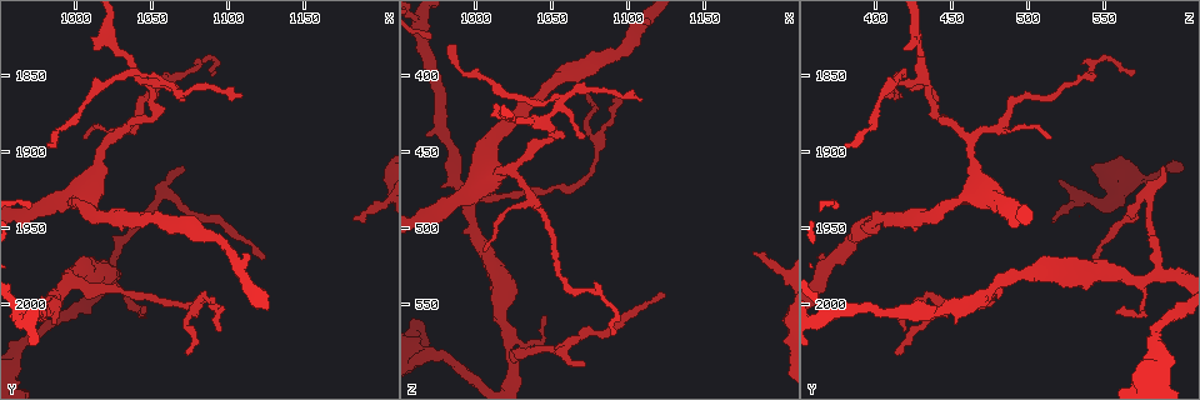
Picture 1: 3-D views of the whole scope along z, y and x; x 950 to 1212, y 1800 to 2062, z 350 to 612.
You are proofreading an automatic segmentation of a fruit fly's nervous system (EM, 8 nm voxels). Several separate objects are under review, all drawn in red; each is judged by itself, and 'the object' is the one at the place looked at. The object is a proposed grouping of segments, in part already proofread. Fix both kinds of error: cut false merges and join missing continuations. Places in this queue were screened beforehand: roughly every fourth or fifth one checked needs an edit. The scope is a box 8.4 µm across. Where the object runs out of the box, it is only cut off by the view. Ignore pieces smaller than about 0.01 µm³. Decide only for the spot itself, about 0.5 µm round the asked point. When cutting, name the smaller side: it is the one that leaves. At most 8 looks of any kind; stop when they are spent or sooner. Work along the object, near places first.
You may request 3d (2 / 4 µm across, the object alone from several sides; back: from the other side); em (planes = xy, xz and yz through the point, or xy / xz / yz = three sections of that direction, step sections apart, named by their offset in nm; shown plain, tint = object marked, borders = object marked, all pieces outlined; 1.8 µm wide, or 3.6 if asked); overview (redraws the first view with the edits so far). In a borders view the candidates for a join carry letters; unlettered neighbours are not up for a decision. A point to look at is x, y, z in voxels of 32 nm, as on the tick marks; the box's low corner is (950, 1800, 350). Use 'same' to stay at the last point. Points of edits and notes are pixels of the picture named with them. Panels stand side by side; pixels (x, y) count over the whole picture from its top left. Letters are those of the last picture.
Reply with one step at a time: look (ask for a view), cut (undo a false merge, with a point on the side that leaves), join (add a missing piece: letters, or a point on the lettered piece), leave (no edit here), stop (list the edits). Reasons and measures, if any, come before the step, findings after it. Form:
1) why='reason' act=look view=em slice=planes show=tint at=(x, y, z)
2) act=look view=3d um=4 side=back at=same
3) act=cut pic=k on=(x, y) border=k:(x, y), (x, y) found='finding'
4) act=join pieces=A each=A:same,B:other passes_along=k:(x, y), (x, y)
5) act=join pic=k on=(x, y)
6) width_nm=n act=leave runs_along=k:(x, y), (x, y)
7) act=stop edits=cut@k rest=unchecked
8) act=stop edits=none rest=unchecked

why='tapers out' act=look view=3d um=2 at=(1184, 1944, 516)

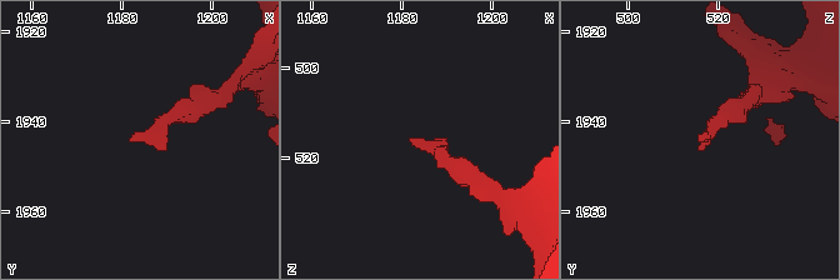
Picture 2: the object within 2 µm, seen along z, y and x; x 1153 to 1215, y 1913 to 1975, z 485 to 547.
act=look view=em slice=planes show=borders at=(1182, 1945, 516)

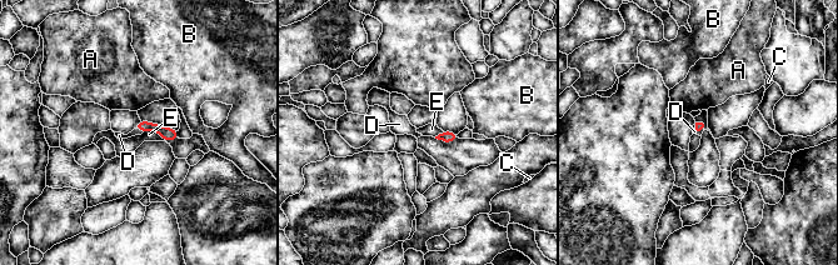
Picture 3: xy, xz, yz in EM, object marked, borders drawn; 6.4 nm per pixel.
act=join pieces=D each=A:other,B:other,C:other,D:same,E:other found='the neuron continues'

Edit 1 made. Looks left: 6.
why='an open end' act=look view=3d um=4 side=back at=(1072, 1910, 586)

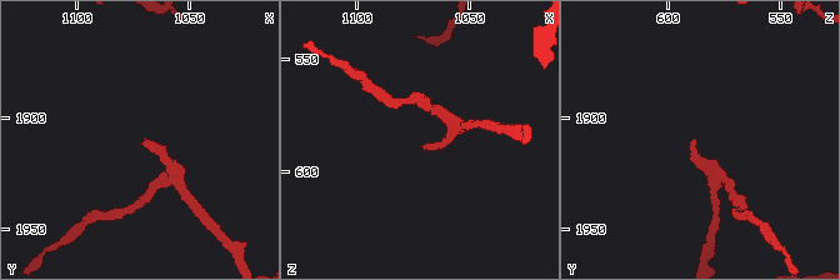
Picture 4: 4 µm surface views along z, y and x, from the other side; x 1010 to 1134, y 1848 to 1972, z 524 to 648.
why='now the EM' act=look view=em slice=xz step=16 show=borders at=(1072, 1910, 589)

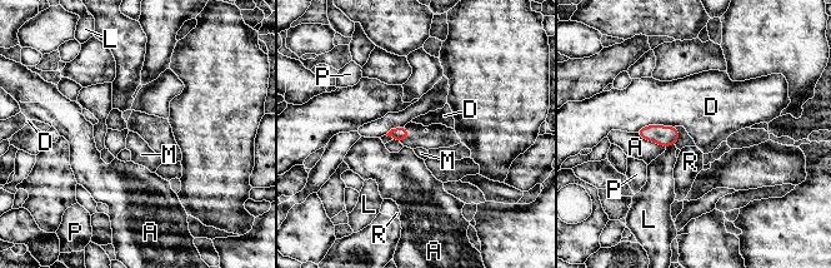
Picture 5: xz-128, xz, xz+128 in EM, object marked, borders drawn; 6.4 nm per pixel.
act=leave each=A:other,D:other,L:other,M:other,P:other,R:other found='no lettered piece goes on from it'

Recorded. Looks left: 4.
why='long arm stops here' act=look view=em slice=planes show=borders at=(1092, 1850, 568)

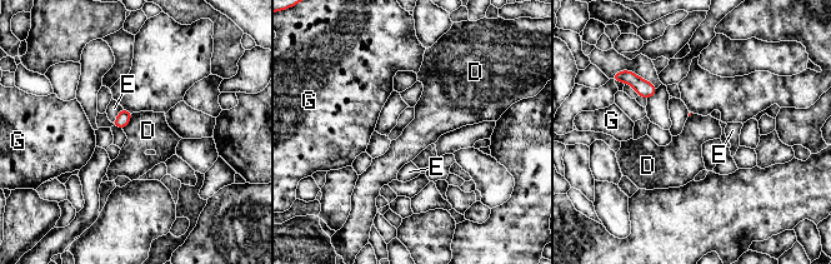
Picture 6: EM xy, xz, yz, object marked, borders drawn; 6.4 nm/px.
act=leave each=D:other,E:other,G:other border=6:(133, 113), (129, 121), (121, 129) found='no lettered piece goes on from it'

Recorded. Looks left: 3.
act=stop edits=join@3 rest=unchecked

